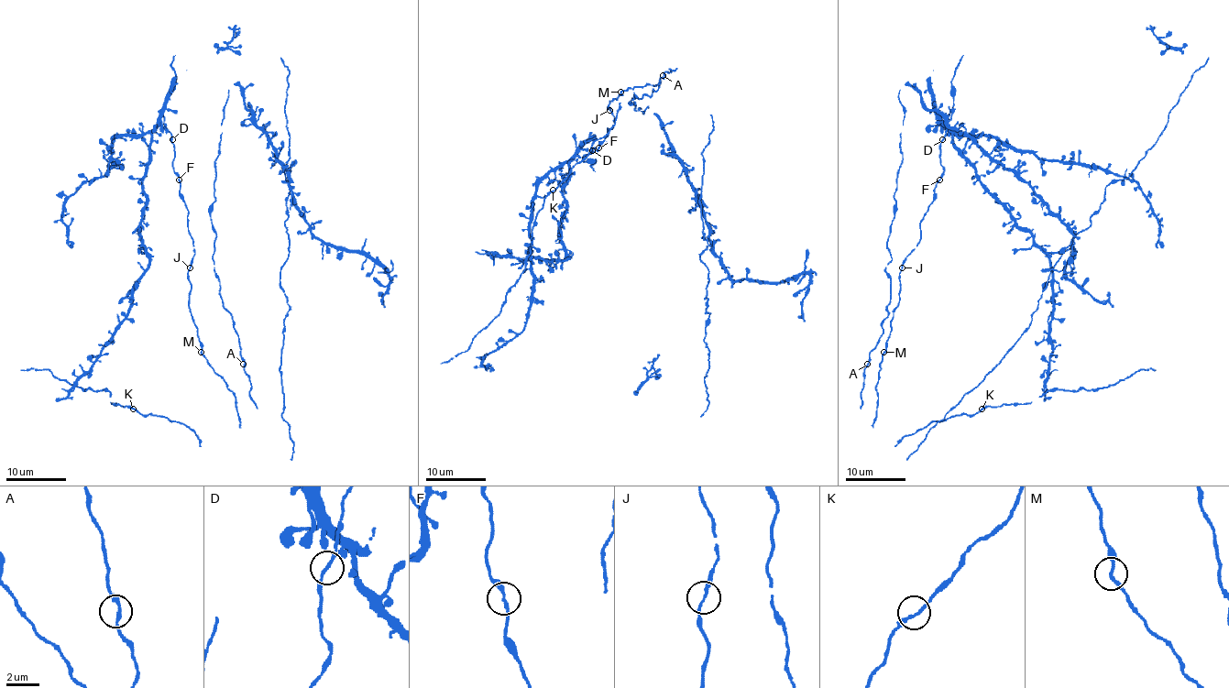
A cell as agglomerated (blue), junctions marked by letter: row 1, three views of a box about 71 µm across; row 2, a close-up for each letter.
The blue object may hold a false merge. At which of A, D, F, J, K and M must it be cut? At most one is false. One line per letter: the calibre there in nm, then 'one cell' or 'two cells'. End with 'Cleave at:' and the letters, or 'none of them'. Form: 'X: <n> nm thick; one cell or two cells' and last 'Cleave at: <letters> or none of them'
A: 170 nm thick; one cell
D: 180 nm thick; one cell
F: 190 nm thick; one cell
J: 150 nm thick; one cell
K: 200 nm thick; one cell
M: 180 nm thick; one cell
Cleave at: none of them

